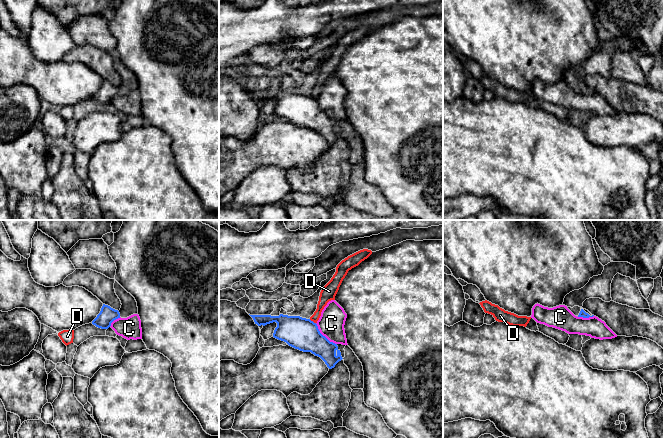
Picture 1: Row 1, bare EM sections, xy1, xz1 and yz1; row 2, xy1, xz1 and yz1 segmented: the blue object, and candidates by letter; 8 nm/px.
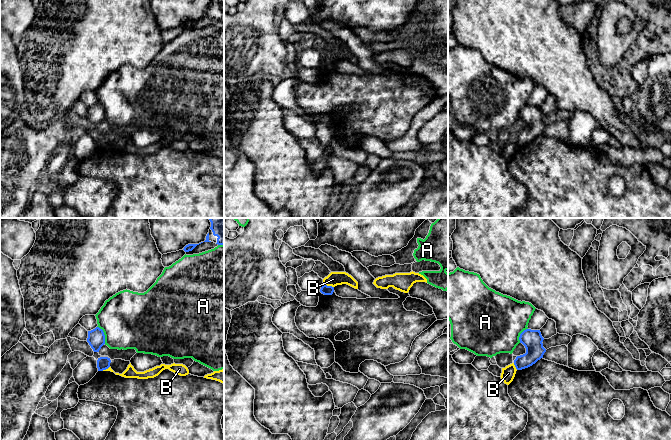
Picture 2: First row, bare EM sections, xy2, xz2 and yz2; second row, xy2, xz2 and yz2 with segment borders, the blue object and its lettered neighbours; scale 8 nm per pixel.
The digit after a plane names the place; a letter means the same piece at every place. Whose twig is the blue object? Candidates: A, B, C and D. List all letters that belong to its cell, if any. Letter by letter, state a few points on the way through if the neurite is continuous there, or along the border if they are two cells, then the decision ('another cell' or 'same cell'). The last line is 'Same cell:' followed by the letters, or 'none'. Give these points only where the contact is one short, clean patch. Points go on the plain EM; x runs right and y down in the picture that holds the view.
A: another cell
B: along xz2 (323, 60), (333, 63) | another cell
C: another cell
D: along xz1 (309, 95), (315, 99) | another cell
Same cell: none

